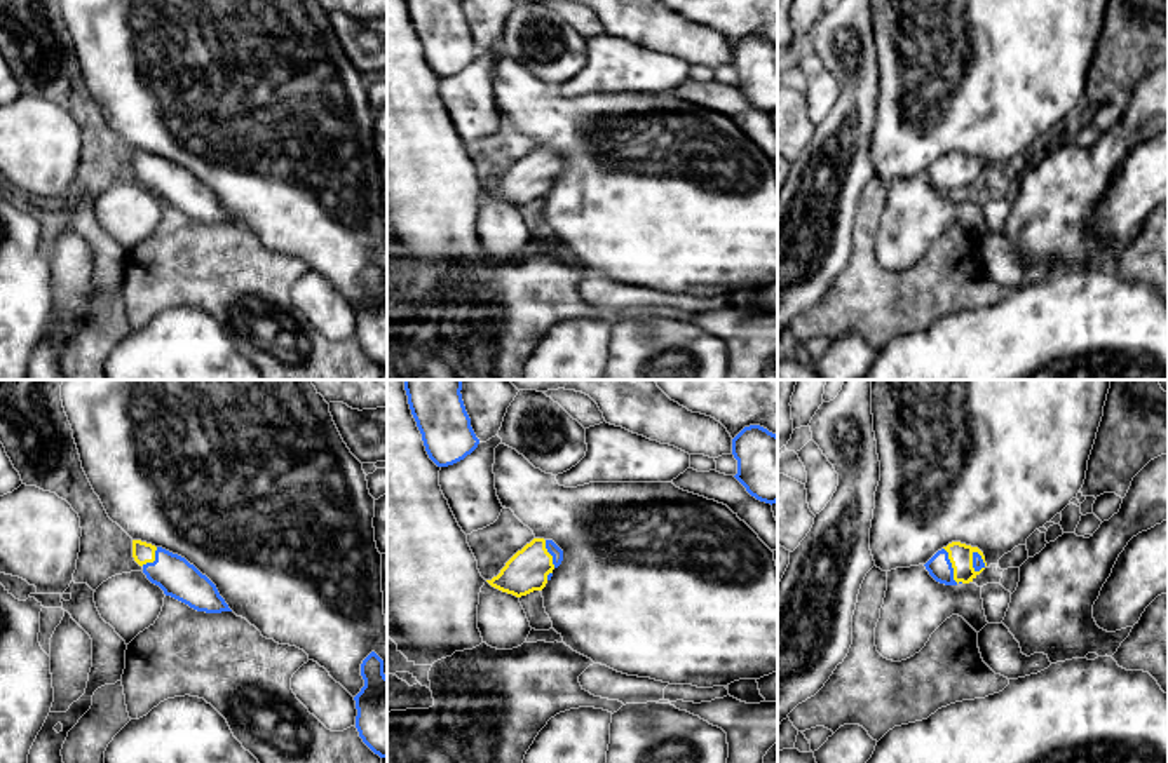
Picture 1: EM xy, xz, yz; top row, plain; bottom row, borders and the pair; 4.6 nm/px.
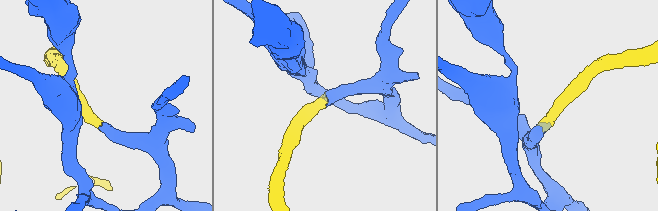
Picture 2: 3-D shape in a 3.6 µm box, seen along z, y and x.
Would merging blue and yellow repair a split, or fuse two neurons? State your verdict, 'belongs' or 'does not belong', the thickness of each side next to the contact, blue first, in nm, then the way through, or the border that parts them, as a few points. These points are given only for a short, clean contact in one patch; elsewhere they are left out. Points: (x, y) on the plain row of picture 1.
belongs; 110 nm thick on the blue side, 110 nm on the other; runs through yz (940, 178), (952, 178), (961, 166)

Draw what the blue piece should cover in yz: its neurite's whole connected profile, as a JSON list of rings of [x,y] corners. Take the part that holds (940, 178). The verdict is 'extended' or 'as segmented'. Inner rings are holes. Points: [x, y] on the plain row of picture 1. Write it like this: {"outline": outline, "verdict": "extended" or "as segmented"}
{"outline": [[[952,152],[938,160],[924,176],[940,193],[969,193],[985,179],[985,165],[978,157]]], "verdict": "extended"}

